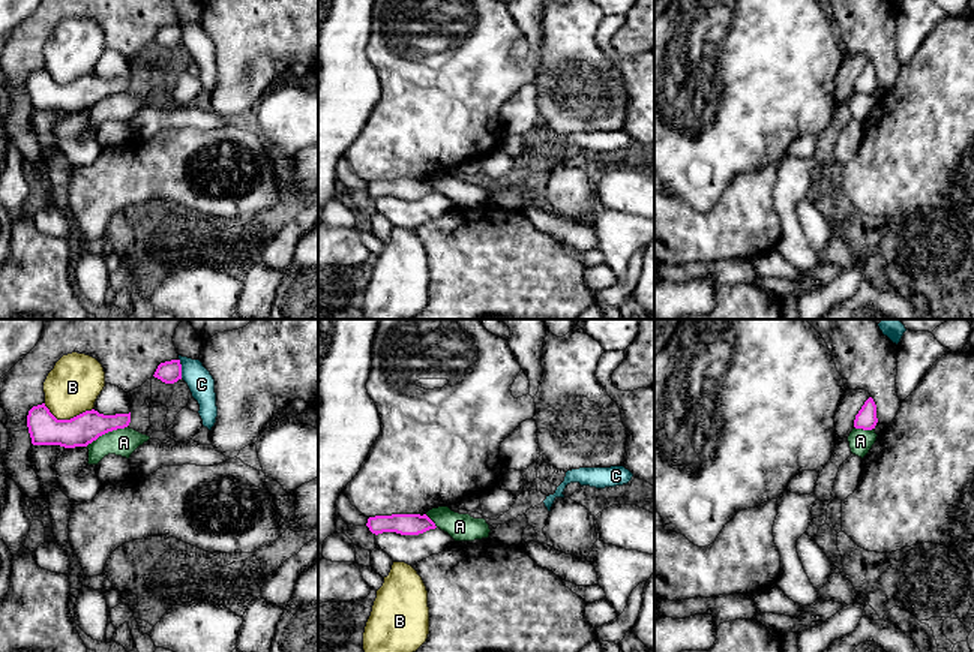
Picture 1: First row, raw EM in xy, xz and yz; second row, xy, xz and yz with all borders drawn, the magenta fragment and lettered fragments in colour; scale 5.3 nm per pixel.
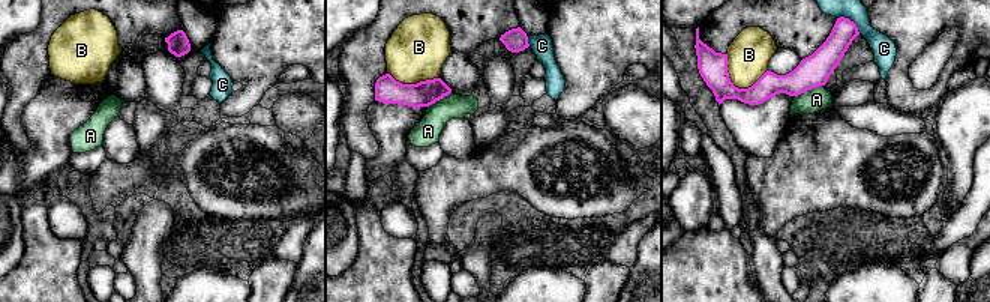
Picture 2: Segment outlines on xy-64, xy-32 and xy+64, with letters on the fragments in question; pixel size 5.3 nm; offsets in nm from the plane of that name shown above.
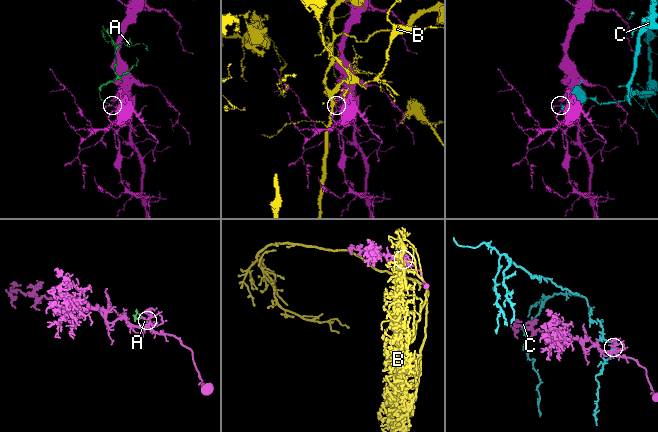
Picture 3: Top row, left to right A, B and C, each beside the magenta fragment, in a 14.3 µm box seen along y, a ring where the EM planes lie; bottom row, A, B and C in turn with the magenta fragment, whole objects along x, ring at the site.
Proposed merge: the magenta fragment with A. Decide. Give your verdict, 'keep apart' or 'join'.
keep apart

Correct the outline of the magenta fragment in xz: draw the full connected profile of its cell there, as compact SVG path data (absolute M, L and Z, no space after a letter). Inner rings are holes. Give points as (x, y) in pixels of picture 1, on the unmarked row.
M392 178L369 181L366 190L375 199L383 196L396 196L401 199L419 199L429 193L435 193L435 187L420 178Z

